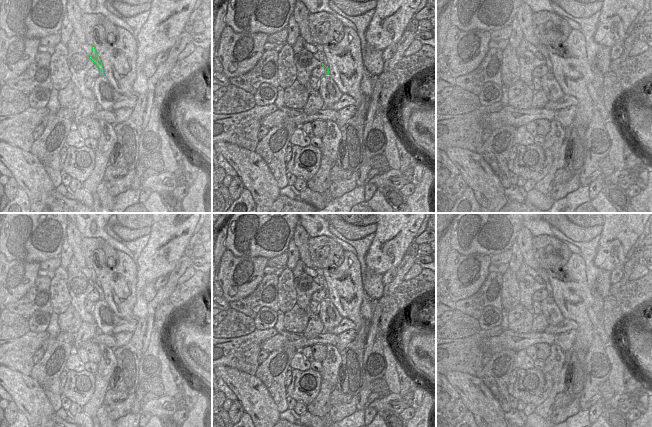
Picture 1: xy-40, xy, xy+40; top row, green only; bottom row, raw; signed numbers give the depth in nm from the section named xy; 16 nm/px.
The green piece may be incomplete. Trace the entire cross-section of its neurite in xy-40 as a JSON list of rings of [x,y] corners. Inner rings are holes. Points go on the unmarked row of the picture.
[[[94,269],[92,270],[92,276],[91,279],[89,280],[89,282],[94,286],[94,288],[98,291],[99,293],[99,300],[105,300],[104,298],[104,292],[100,283],[100,280],[98,279]]]

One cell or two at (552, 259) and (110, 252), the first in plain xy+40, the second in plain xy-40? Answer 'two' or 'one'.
one

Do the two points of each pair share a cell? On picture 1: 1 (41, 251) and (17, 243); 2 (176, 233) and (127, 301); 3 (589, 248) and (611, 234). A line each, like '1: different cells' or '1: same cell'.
1: same cell
2: different cells
3: different cells

